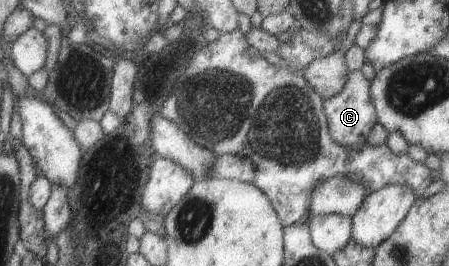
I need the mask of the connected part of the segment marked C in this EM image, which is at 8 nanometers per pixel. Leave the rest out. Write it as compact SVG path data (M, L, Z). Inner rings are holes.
M360 69L348 71L340 92L322 100L330 138L336 141L336 144L352 150L360 150L362 145L367 142L367 134L370 129L377 122L377 116L369 97L369 80L364 78Z

